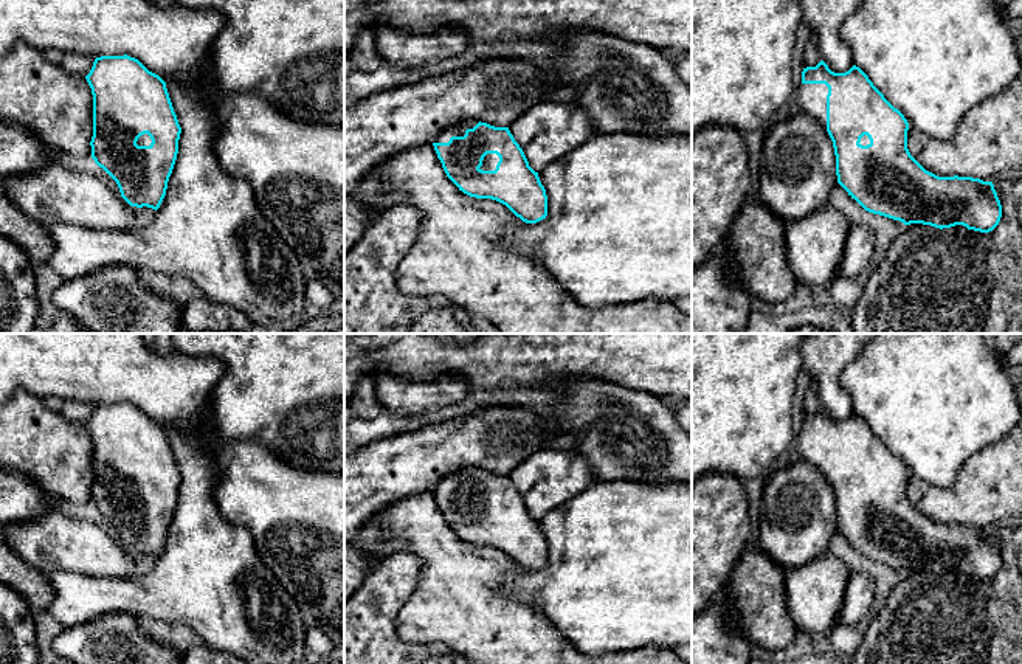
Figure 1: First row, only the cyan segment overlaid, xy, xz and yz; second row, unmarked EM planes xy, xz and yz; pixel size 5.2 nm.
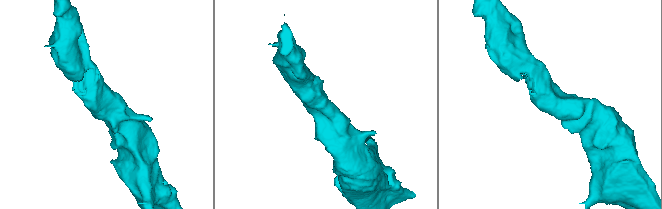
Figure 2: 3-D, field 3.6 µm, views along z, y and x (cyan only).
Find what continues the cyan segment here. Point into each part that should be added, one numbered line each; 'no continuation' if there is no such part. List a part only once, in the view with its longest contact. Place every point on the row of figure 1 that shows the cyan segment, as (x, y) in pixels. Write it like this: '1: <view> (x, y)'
1: yz (811, 98)

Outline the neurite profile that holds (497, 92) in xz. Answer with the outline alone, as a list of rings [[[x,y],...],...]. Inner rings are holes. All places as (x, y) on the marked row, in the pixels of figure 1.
[[[490,59],[368,96],[344,110],[344,195],[386,158],[433,144],[447,127],[464,119],[509,127],[561,87],[552,59]]]

